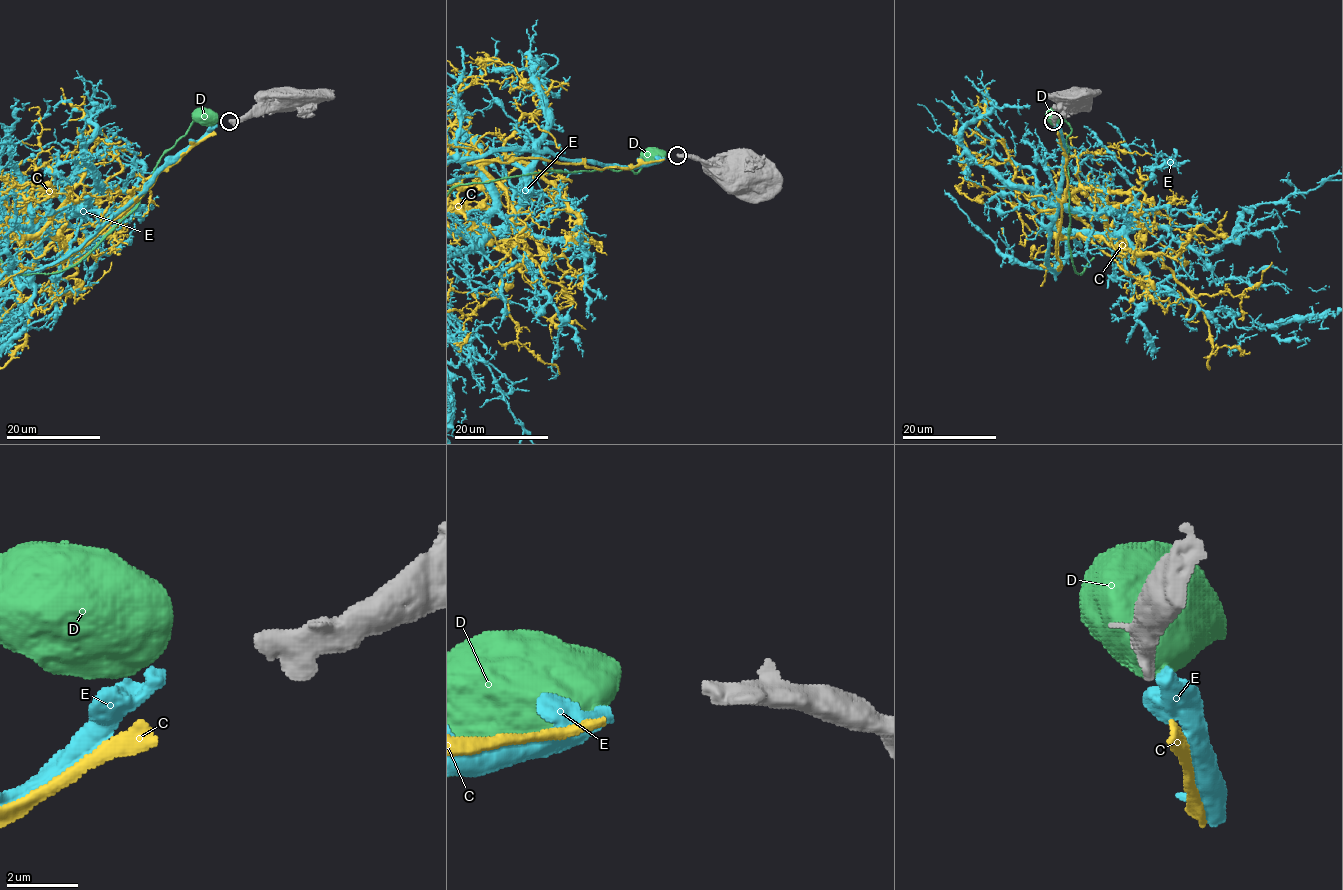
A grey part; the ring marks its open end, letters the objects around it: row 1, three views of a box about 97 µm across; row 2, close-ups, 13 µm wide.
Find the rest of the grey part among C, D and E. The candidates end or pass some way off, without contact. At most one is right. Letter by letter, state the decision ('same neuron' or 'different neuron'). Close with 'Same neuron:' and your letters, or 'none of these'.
C: different neuron
D: different neuron
E: same neuron
Same neuron: E

